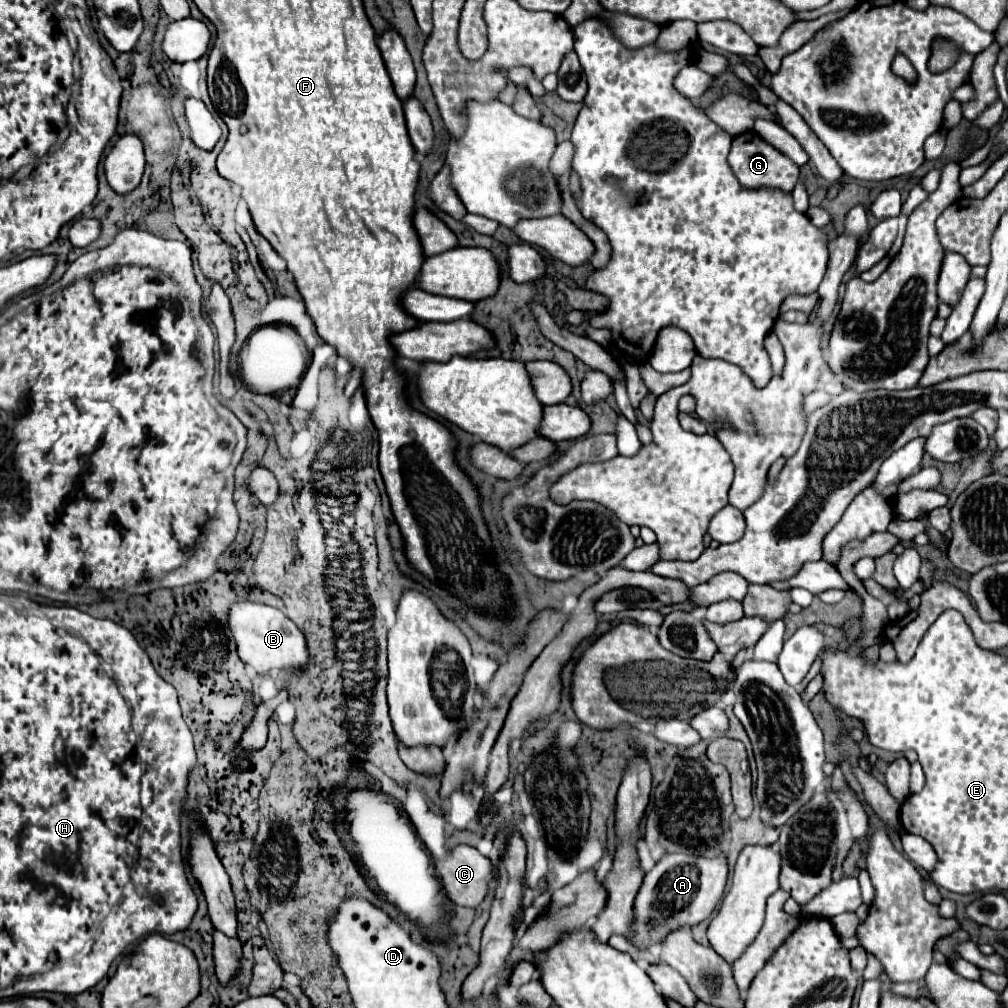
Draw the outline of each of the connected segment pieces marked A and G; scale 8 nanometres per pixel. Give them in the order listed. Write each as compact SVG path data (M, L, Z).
M665 854L651 872L645 874L641 890L637 894L635 900L635 938L633 942L637 946L649 948L653 944L659 944L659 938L663 938L663 934L669 934L671 930L679 928L679 926L695 926L699 922L703 922L717 906L717 900L723 896L723 888L725 888L725 880L727 880L727 860L725 858L703 858L703 856L689 856L689 854Z
M755 132L739 134L739 138L733 140L733 146L729 152L729 166L735 174L735 178L739 180L739 184L747 190L773 188L773 190L791 194L797 184L797 178L799 178L799 168L789 158L783 158L783 154L779 154L767 142L763 142Z

